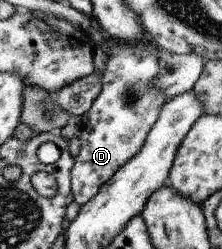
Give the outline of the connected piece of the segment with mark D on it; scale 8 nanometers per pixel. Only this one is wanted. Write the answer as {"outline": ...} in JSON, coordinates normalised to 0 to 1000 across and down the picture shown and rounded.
{"outline":[[[658,161],[613,181],[545,165],[482,209],[477,277],[450,301],[450,382],[392,446],[396,486],[360,506],[342,542],[360,558],[360,614],[320,679],[320,763],[360,827],[392,819],[541,675],[631,614],[730,430],[748,426],[748,382],[730,357],[703,365],[712,349],[694,341],[730,277],[712,257],[725,205]]]}

